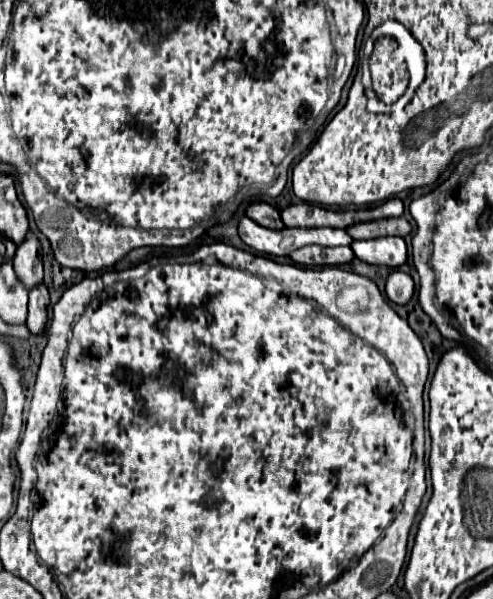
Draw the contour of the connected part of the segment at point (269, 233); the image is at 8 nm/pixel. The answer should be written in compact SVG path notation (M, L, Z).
M249 217L239 219L239 237L259 253L285 257L291 251L303 245L323 245L323 247L337 247L337 245L351 245L351 237L345 229L335 227L297 227L297 229L281 229L273 231L267 227L257 225Z

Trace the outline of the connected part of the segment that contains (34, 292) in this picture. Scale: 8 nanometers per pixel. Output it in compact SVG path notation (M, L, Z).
M45 283L35 285L29 291L29 315L27 327L31 333L43 333L43 325L47 321L47 305L49 305L49 291Z

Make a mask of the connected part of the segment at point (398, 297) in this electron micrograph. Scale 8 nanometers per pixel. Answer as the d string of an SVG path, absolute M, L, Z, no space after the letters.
M395 269L389 273L387 277L387 283L385 283L385 293L387 297L393 301L393 303L399 303L399 305L405 305L411 297L413 297L413 279L411 275Z

